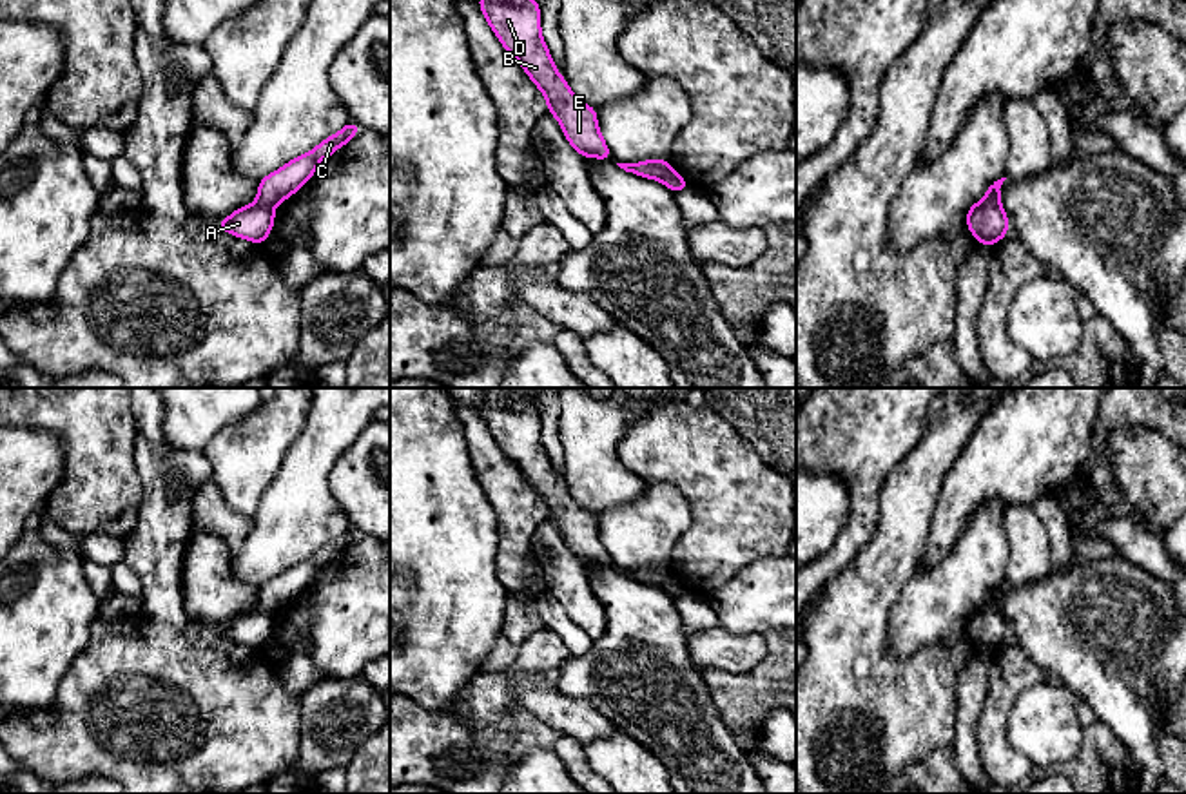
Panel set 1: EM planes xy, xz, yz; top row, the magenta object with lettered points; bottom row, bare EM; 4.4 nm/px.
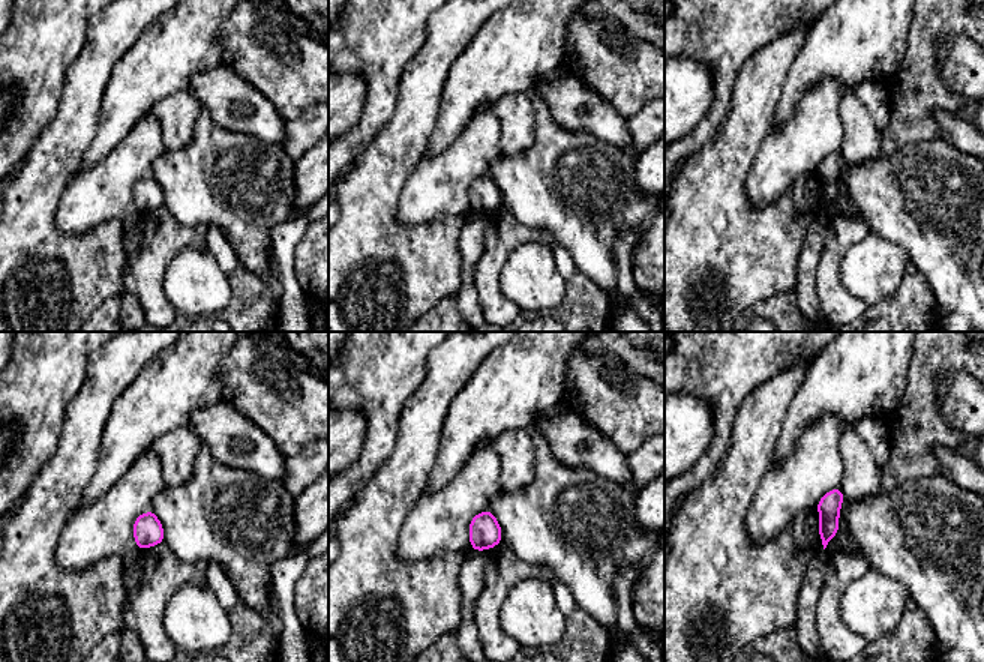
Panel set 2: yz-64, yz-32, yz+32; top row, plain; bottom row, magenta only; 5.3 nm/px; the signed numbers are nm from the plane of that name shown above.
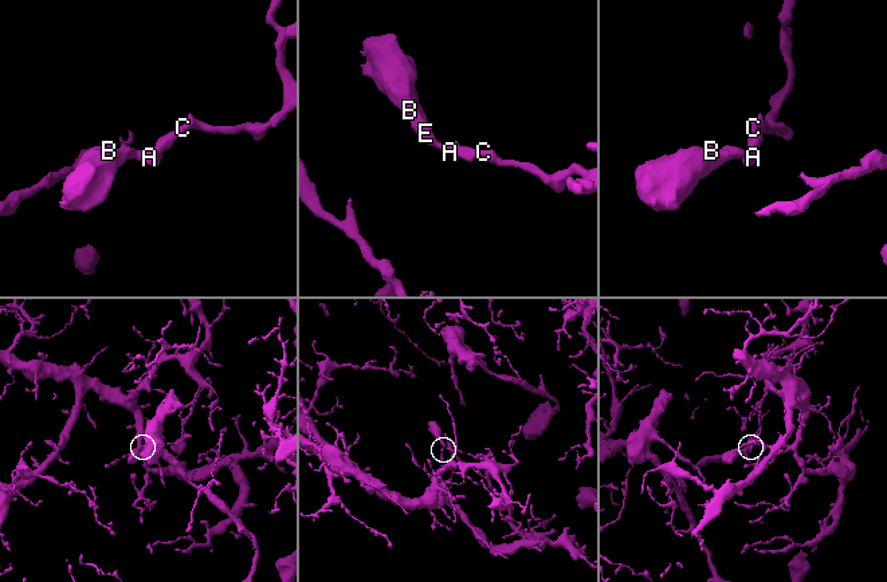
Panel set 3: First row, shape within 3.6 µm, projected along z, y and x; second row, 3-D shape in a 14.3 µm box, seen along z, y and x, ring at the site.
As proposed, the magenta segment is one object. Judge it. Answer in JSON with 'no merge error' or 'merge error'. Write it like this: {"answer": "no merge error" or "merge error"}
{"answer": "merge error"}

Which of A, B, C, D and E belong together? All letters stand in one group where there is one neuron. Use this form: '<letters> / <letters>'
A B D E / C

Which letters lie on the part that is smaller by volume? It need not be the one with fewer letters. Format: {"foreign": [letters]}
{"foreign": ["A", "B", "D", "E"]}

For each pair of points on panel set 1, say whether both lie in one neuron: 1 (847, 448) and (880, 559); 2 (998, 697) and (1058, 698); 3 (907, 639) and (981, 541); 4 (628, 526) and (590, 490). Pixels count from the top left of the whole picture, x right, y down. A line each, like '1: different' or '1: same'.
1: different
2: different
3: same
4: different

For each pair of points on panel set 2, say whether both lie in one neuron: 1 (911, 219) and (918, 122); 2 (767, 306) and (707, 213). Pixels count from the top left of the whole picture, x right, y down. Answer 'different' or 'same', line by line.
1: different
2: different

